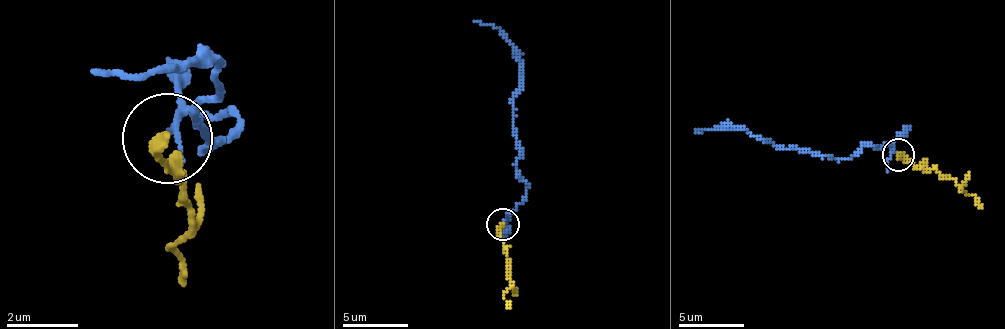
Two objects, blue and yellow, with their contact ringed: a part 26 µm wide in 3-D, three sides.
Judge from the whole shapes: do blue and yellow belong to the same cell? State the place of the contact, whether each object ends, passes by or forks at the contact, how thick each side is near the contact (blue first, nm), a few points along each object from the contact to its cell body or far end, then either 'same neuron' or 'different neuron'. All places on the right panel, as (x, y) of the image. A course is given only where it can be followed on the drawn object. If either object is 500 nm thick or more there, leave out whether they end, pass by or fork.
at (898, 155); blue forks there; yellow ends there; 130 nm thick on the blue side, 320 nm on the other; blue runs (897, 152), (874, 146), (858, 149), (848, 159), (832, 159), (777, 149), (725, 126), (695, 130); yellow runs (897, 156), (949, 175), (982, 208); different neuron

